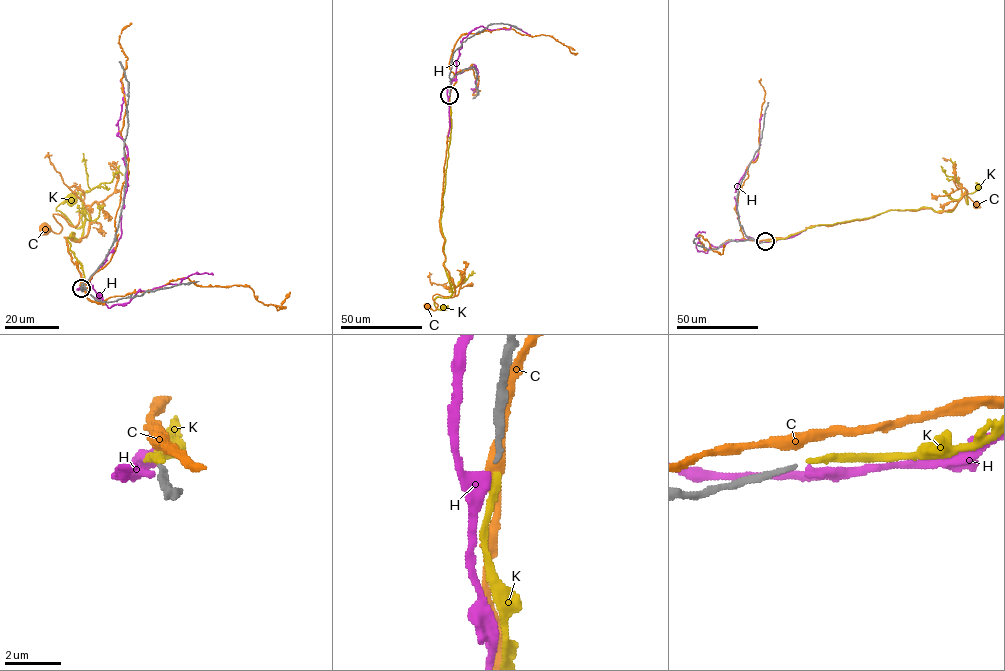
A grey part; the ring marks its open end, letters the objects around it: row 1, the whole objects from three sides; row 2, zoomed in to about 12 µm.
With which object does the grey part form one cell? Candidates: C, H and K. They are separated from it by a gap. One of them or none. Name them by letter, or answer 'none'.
K

